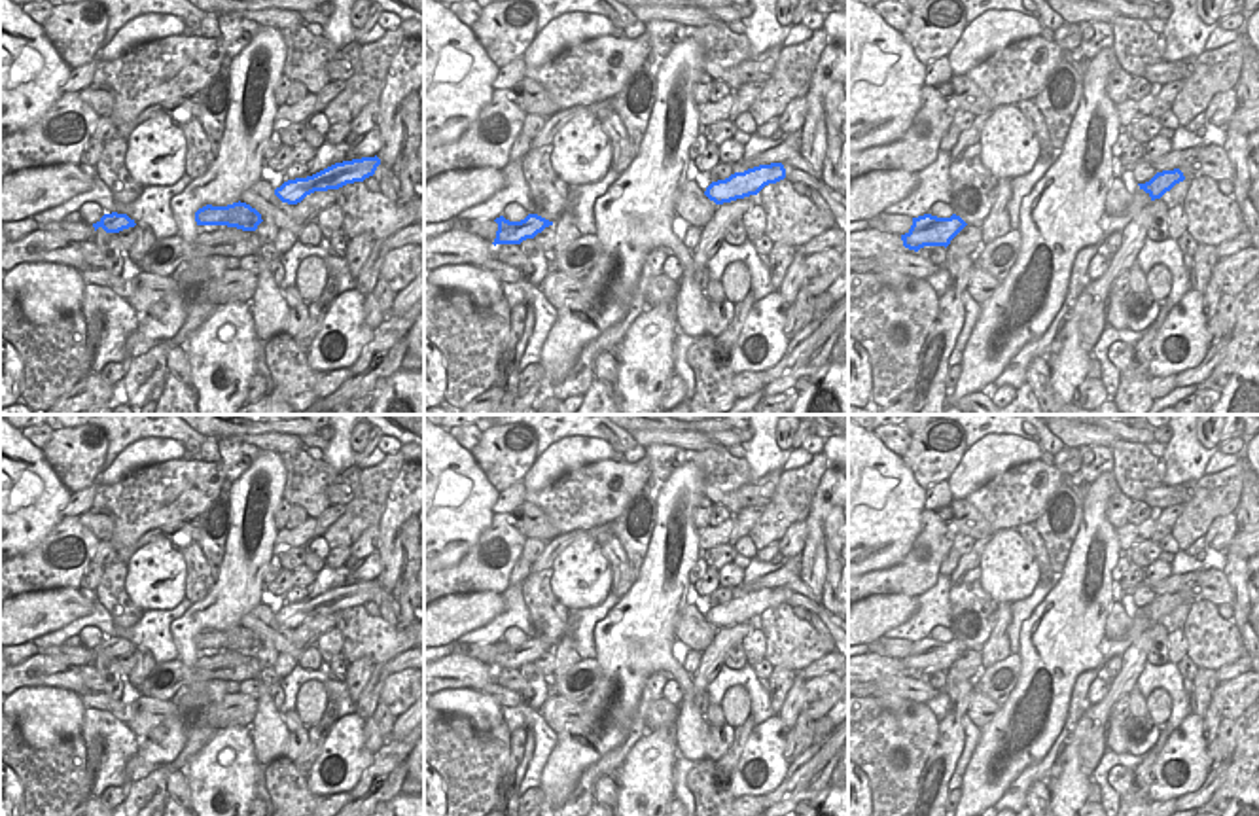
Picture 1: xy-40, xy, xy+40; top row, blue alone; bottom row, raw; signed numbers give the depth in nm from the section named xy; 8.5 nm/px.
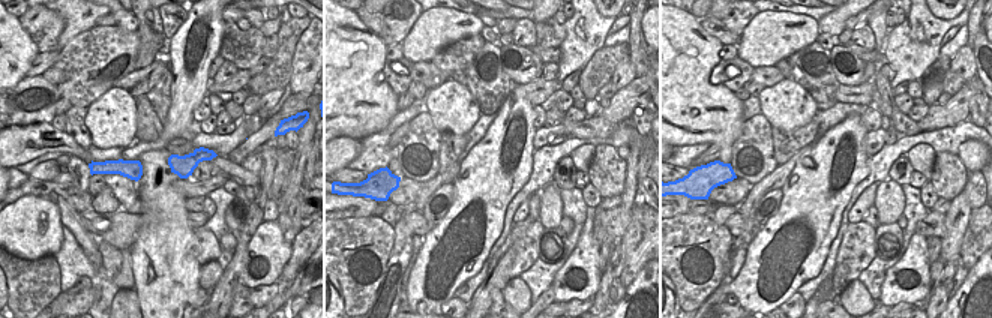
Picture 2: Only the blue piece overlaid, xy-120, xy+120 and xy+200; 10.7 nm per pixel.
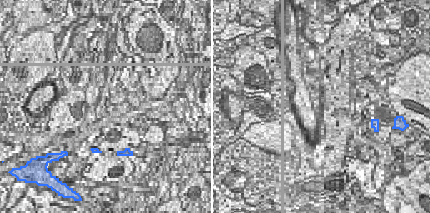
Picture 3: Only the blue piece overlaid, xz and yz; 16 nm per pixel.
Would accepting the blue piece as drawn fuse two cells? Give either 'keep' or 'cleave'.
cleave

